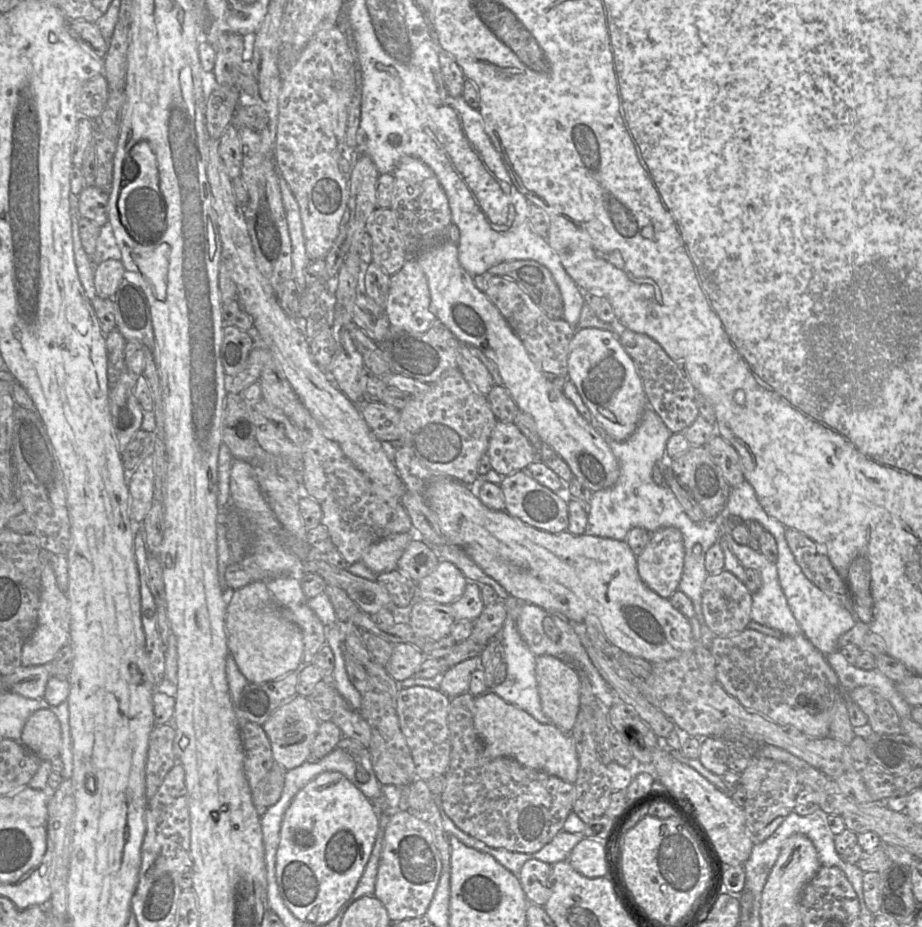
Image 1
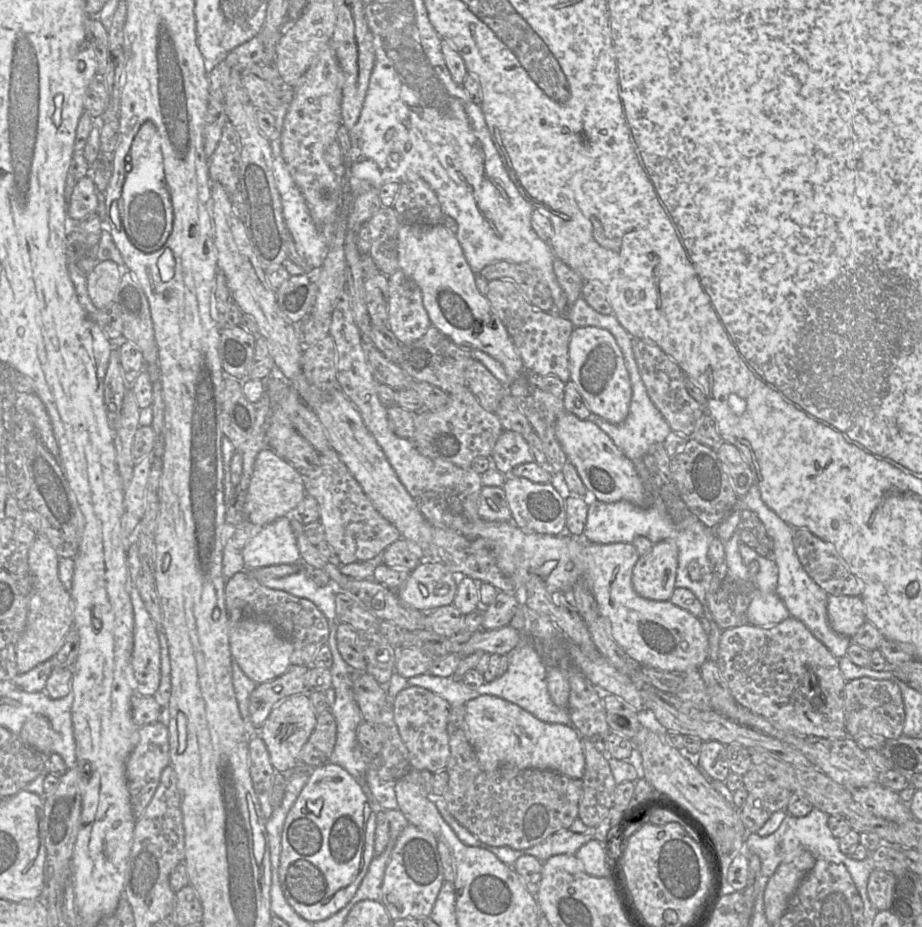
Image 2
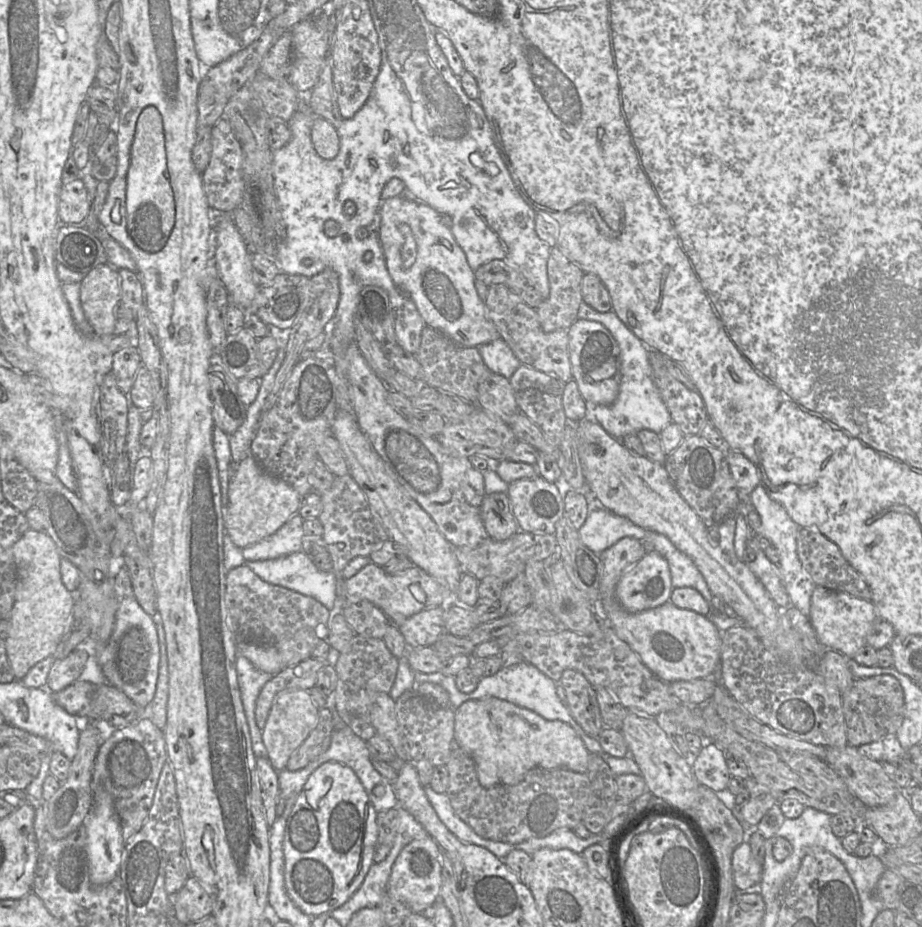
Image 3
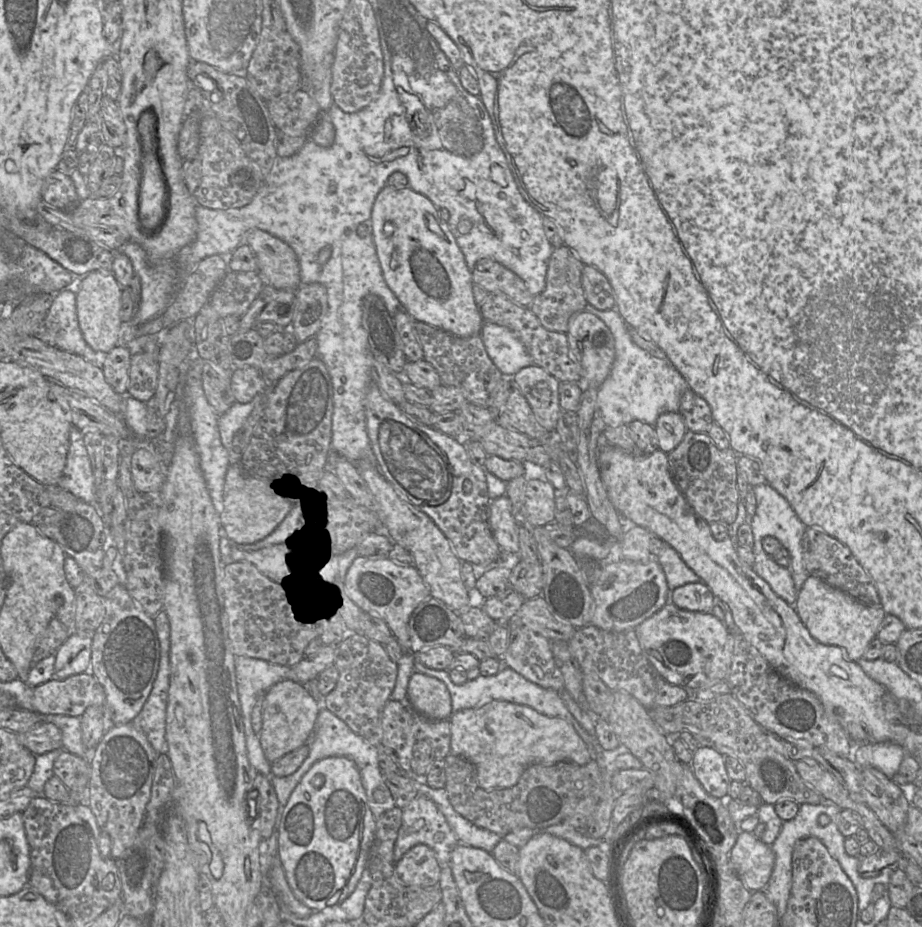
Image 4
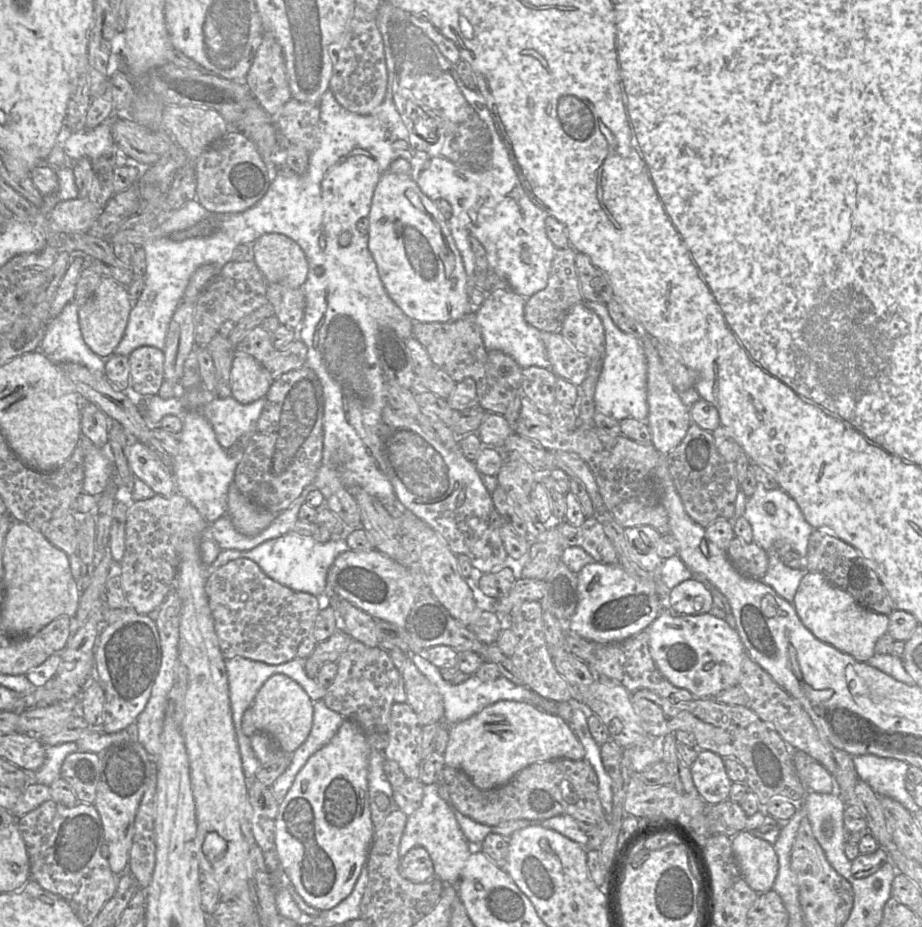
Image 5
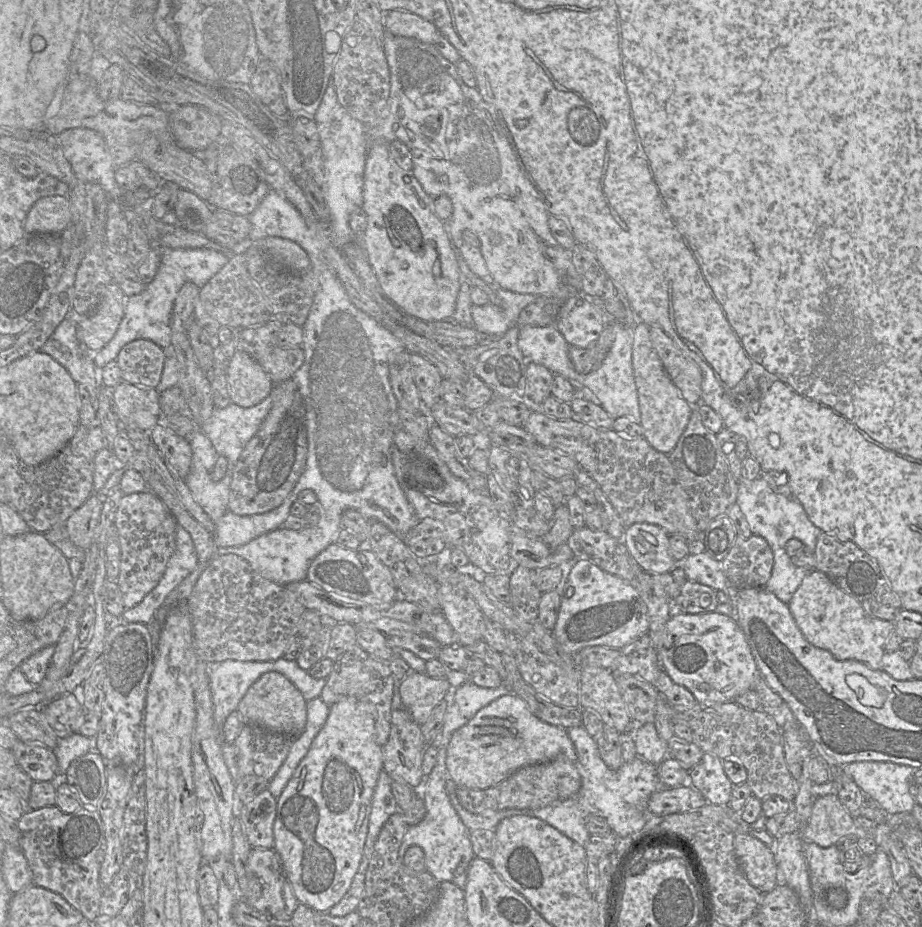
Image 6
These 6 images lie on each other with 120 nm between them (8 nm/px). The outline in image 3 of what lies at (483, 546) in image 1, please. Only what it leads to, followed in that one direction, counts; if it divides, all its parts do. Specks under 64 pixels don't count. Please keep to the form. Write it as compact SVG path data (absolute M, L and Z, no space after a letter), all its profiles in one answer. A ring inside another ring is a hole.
M632 537L621 538L598 554L603 564L598 601L601 613L616 635L664 682L711 677L721 661L722 631L708 616L679 608L670 600L661 606L637 613L627 611L618 601L616 586L622 574L645 554L641 541Z

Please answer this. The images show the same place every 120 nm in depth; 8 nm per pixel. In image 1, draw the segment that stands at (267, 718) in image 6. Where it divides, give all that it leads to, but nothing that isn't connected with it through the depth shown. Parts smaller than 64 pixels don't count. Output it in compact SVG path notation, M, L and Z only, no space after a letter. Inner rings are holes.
M295 695L281 704L262 725L271 745L274 762L285 770L296 768L306 762L311 756L311 746L318 732L319 723L307 698Z

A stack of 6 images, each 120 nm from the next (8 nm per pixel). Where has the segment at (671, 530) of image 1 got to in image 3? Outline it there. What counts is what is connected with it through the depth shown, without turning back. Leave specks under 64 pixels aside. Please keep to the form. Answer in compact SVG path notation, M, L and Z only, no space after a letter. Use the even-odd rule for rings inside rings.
M656 550L630 566L616 586L616 597L629 612L637 613L670 600L671 573L667 560Z

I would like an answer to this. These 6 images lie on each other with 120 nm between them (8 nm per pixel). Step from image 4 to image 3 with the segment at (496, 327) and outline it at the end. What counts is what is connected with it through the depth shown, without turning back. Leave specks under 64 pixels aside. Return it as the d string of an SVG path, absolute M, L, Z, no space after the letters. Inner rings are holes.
M498 338L477 347L480 355L491 372L509 379L522 365L503 338Z

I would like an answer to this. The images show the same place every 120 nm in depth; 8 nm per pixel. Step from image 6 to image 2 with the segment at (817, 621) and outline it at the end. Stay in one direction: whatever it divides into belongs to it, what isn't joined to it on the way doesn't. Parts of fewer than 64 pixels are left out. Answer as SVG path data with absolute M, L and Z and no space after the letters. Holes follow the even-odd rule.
M829 595L827 615L830 627L850 638L866 621L865 605L860 596Z

